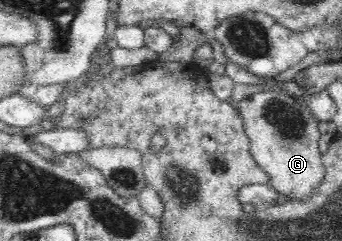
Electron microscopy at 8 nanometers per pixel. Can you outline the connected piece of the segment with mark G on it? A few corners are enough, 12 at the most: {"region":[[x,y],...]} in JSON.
{"region":[[280,88],[234,105],[291,200],[325,178],[318,119]]}

